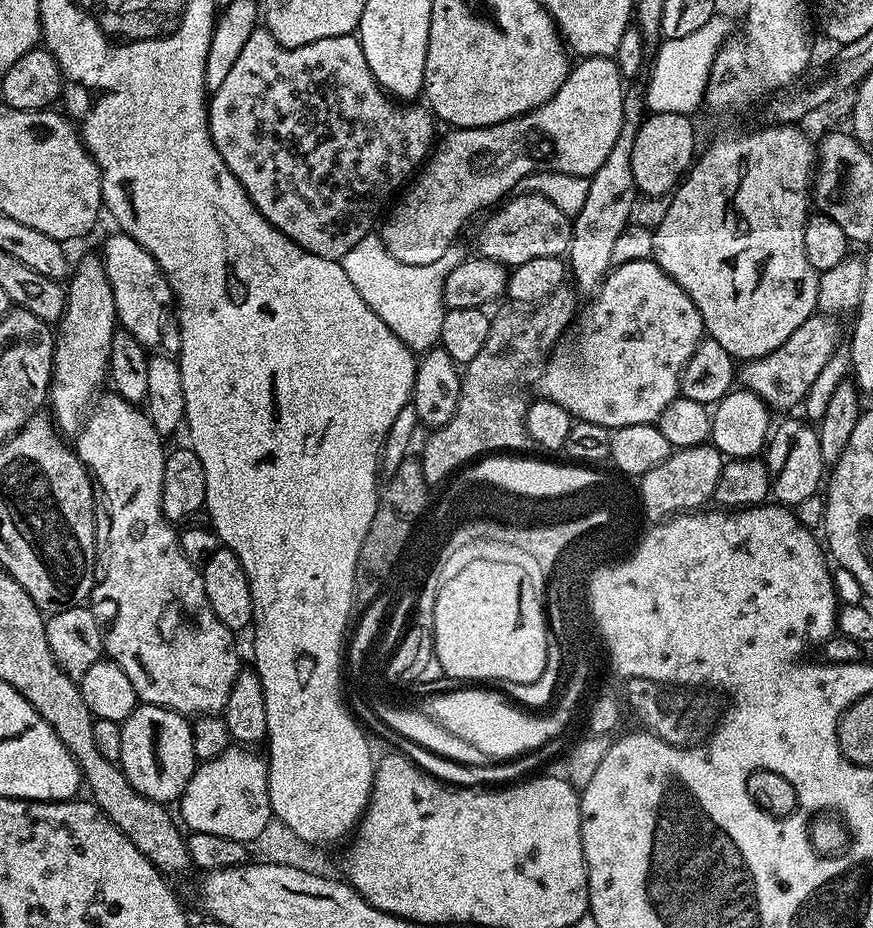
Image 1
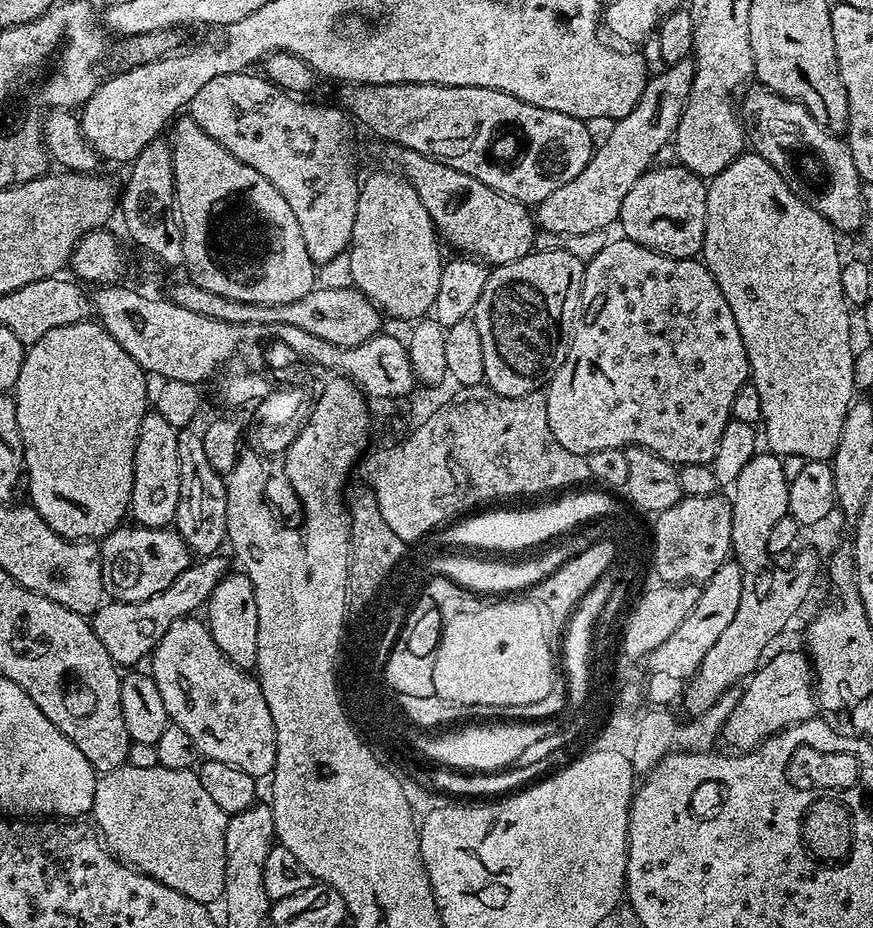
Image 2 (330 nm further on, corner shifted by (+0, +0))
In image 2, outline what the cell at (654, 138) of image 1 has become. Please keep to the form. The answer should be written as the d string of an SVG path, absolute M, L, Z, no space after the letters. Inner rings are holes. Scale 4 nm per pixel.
M679 162L653 166L634 182L622 202L618 228L629 240L675 260L690 260L704 251L708 184Z

